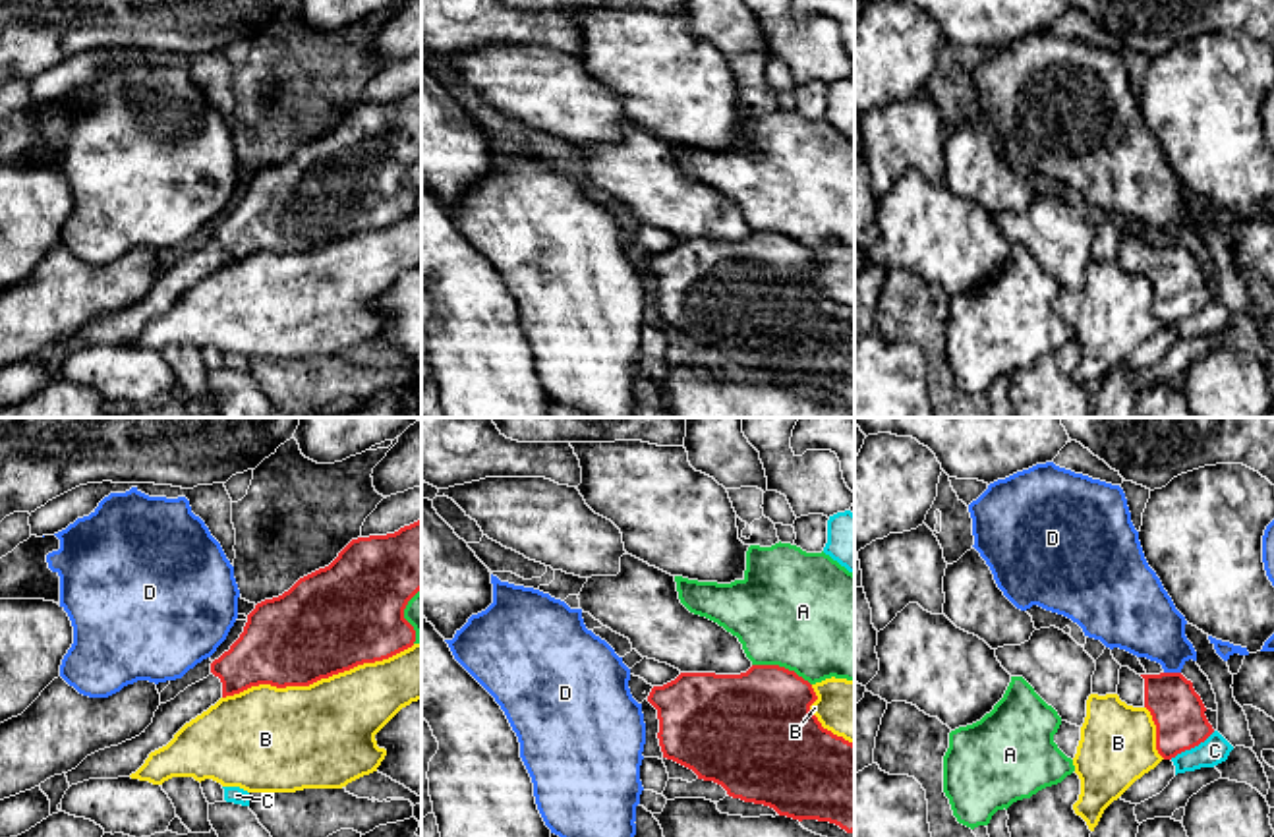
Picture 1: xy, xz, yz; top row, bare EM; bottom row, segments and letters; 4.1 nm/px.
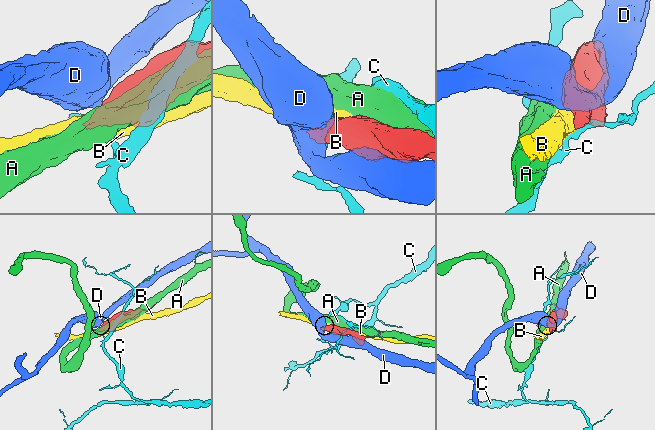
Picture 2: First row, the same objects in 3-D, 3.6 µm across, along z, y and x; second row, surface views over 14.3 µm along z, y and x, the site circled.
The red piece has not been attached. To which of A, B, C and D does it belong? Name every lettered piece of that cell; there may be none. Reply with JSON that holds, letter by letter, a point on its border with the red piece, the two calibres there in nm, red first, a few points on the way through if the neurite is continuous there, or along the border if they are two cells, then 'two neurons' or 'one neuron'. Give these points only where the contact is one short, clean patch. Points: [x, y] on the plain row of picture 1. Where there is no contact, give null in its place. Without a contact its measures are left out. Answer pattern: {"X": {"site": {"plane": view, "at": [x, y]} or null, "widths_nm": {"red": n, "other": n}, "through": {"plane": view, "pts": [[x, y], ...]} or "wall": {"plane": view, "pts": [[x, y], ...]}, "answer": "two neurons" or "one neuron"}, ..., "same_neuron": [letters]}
{"A": {"site": {"plane": "xz", "at": [781, 234]}, "widths_nm": {"red": 440, "other": 500}, "answer": "two neurons"}, "B": {"site": {"plane": "xy", "at": [318, 246]}, "widths_nm": {"red": 420, "other": 440}, "answer": "two neurons"}, "C": {"site": {"plane": "yz", "at": [1191, 314]}, "widths_nm": {"red": 220, "other": 120}, "wall": {"plane": "yz", "pts": [[1215, 298], [1170, 325]]}, "answer": "two neurons"}, "D": {"site": {"plane": "yz", "at": [1172, 240]}, "widths_nm": {"red": 220, "other": 280}, "wall": {"plane": "yz", "pts": [[1164, 238], [1180, 240]]}, "answer": "two neurons"}, "same_neuron": []}

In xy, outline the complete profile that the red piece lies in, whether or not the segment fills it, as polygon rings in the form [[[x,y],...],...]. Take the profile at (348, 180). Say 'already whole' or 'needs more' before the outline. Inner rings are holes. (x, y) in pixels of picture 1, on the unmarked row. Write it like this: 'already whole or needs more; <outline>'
needs more; [[[421,85],[387,102],[352,106],[325,135],[300,145],[288,159],[265,166],[247,182],[240,205],[211,230],[211,242],[174,267],[160,271],[153,290],[135,305],[87,323],[68,338],[68,350],[118,346],[135,340],[151,319],[166,313],[191,286],[220,265],[251,253],[309,253],[363,230],[389,226],[416,209],[404,186],[408,168],[421,157]]]

